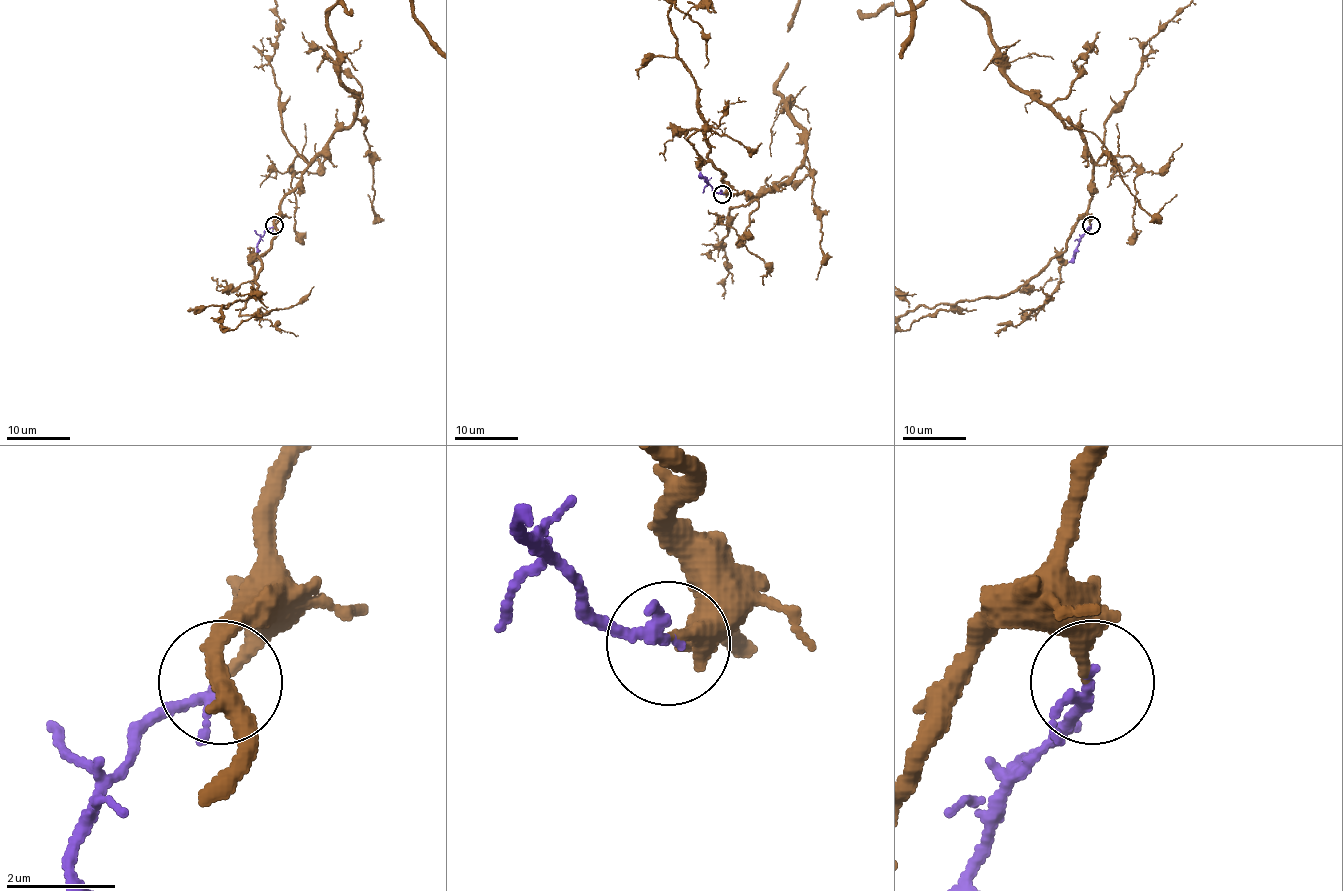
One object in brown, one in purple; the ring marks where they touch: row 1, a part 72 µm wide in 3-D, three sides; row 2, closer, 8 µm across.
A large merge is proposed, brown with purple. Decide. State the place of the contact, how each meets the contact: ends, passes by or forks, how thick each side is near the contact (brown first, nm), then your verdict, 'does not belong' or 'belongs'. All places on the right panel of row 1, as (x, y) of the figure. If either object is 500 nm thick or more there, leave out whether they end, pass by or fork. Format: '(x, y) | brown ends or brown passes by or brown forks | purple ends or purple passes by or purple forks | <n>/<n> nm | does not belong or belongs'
(1091, 225) | brown ends | purple passes by | 200/170 nm | does not belong

